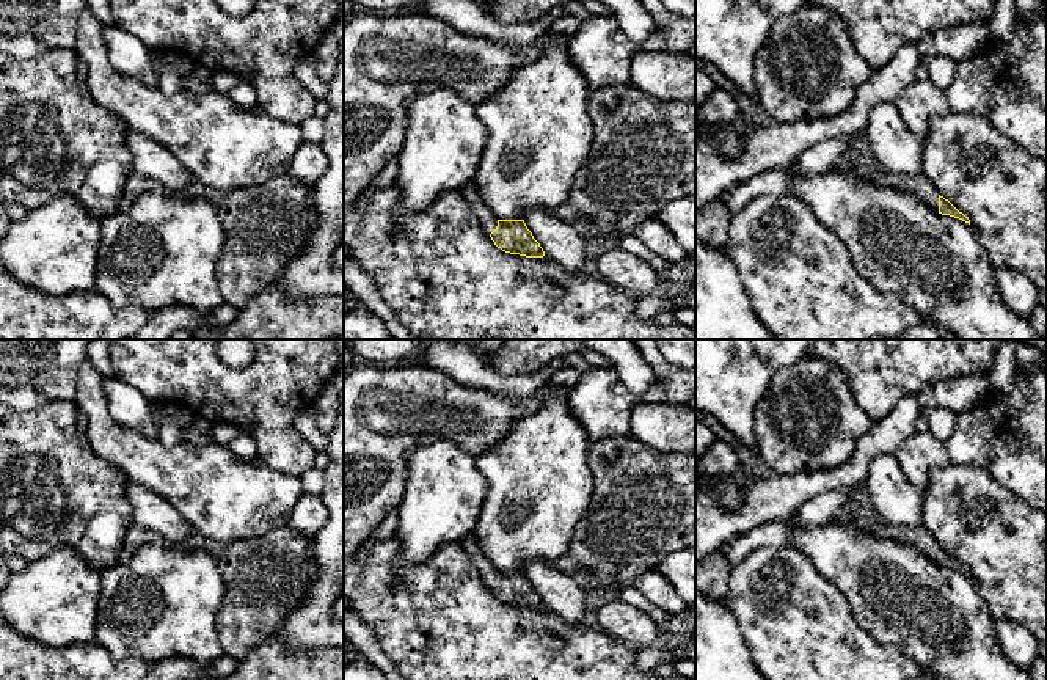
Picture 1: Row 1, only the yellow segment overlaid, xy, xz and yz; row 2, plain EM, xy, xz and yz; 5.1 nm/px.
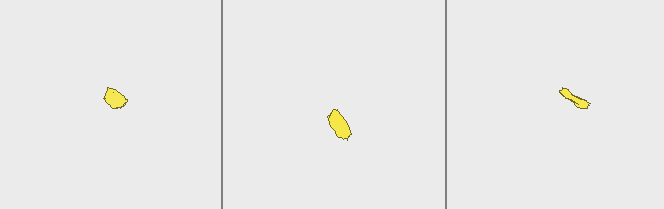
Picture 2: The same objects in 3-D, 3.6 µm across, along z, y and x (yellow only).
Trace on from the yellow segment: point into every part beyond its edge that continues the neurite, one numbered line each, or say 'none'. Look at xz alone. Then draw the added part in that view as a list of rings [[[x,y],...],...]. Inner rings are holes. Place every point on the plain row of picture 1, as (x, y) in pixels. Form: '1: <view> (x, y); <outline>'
1: xz (488, 573); [[[474,532],[468,534],[461,540],[461,547],[471,556],[476,568],[479,570],[479,573],[482,576],[482,581],[490,587],[498,578],[498,570],[493,567],[493,564],[482,553]]]

